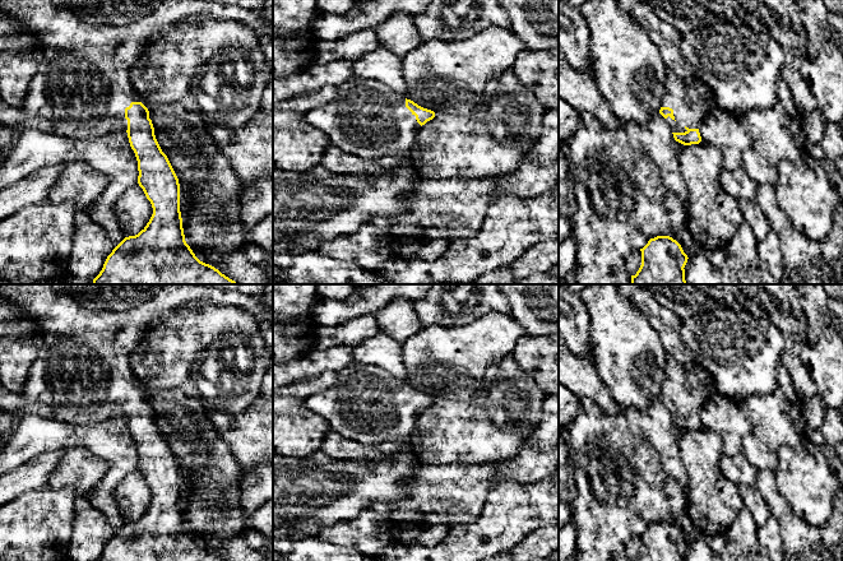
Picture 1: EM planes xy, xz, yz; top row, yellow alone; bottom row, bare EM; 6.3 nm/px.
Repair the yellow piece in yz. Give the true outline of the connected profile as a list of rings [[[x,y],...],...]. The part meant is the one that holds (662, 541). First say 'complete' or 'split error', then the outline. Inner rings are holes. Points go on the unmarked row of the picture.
complete | [[[657,521],[640,534],[641,551],[635,561],[685,561],[687,541],[670,521]]]

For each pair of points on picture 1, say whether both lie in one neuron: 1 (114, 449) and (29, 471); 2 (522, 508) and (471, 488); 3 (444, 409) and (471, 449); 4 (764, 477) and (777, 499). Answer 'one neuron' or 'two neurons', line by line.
1: two neurons
2: two neurons
3: one neuron
4: one neuron

